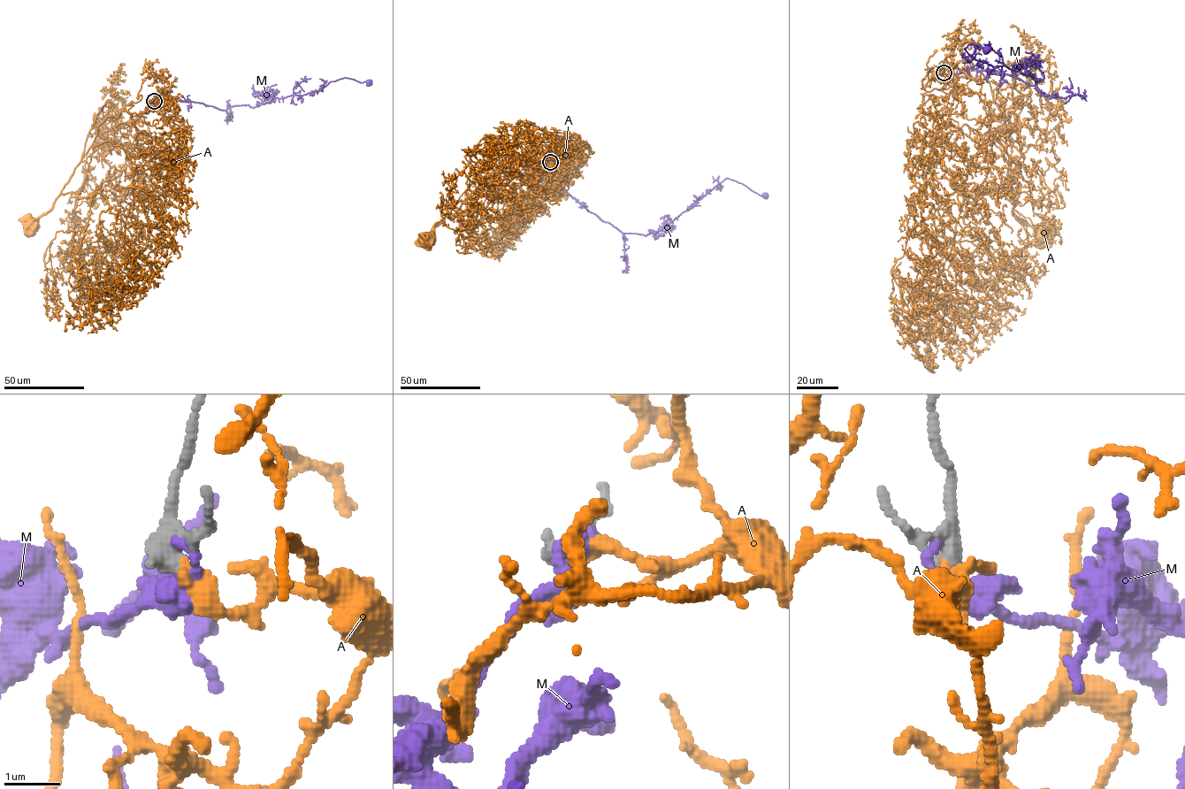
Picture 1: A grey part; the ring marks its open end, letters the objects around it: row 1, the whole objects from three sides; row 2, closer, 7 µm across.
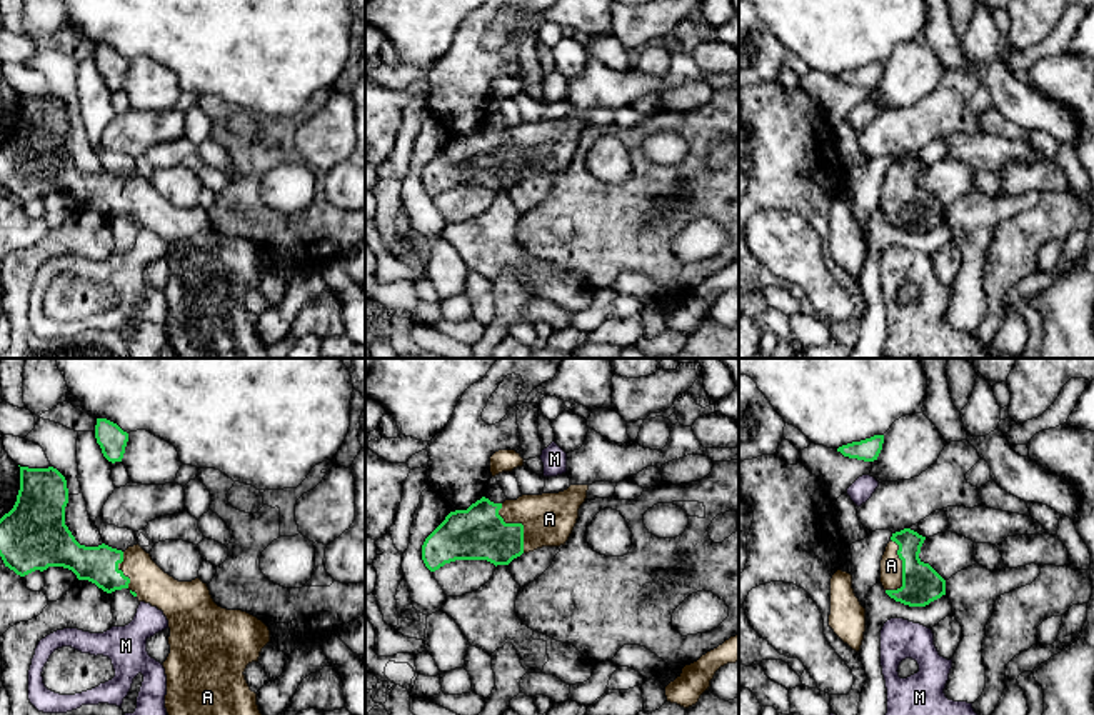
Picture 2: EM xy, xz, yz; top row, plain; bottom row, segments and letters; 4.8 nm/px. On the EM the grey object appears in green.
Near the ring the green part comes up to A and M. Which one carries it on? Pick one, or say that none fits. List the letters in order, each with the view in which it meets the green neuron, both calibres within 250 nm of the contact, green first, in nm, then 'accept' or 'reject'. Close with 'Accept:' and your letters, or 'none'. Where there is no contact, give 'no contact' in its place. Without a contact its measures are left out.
A: xz | 260/260 nm | accept
M: no contact | reject
Accept: A

